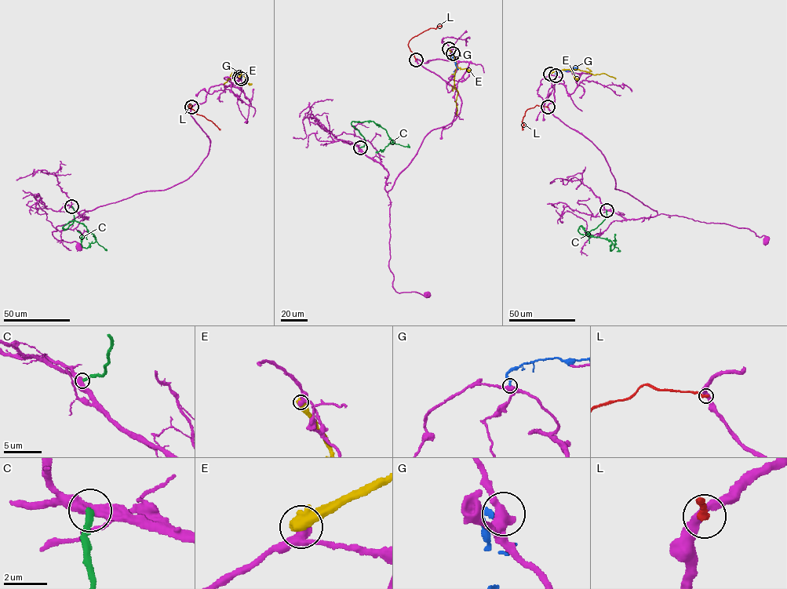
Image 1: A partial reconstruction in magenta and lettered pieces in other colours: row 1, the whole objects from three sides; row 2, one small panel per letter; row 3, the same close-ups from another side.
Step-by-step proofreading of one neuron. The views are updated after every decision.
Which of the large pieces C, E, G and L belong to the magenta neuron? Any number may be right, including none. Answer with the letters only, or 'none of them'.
none of them

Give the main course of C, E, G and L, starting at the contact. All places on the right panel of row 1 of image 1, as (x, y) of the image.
C: (606, 210), (595, 228), (585, 234), (577, 230), (582, 226), (592, 237), (609, 240), (611, 251), (615, 234)
E: (550, 74), (557, 70), (578, 69), (594, 74), (604, 73), (615, 78)
G: (555, 75), (558, 71), (577, 67)
L: (548, 107), (537, 105), (527, 109), (522, 120), (522, 129)

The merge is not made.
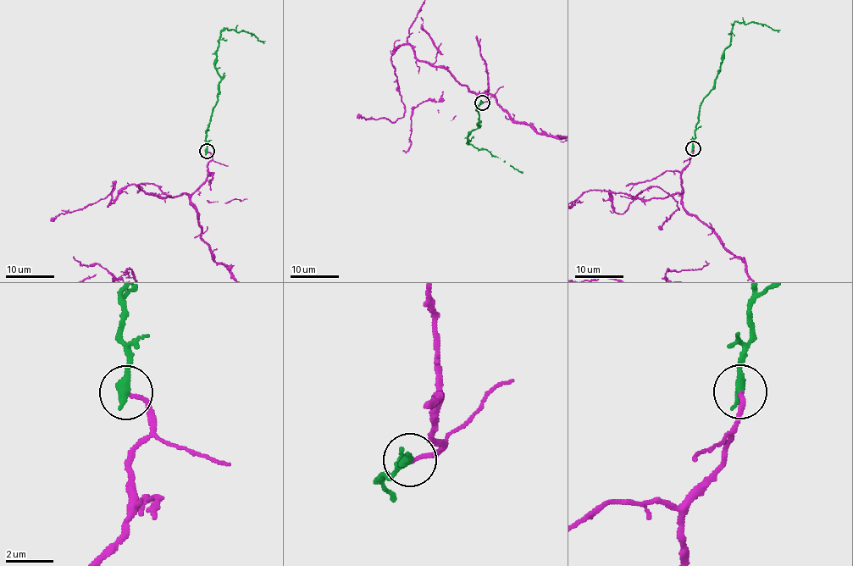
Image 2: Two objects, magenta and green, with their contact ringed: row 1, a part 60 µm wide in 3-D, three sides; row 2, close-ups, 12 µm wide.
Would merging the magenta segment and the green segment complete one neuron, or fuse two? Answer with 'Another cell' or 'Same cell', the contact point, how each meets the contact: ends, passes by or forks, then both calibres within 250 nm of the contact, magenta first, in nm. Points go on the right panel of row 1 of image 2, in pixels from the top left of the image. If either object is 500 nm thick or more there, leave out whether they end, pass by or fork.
Same cell. Place: (693, 148). At the ring magenta ends. At the ring green ends. Thickness 170 nm (magenta) against 420 nm

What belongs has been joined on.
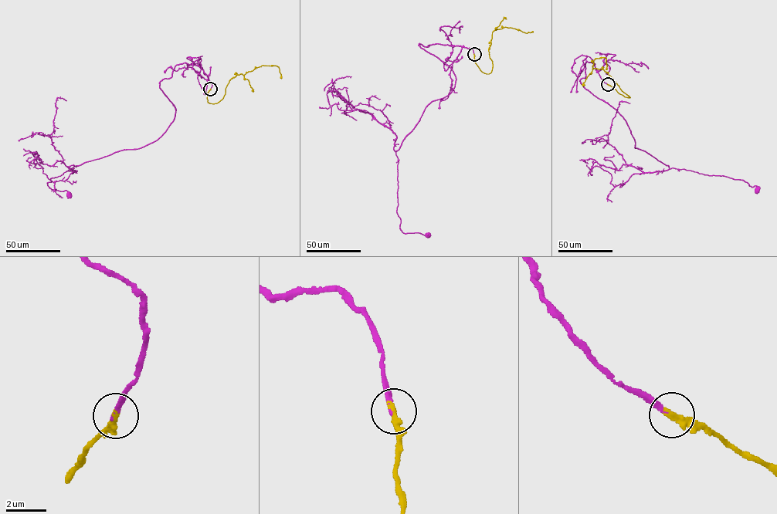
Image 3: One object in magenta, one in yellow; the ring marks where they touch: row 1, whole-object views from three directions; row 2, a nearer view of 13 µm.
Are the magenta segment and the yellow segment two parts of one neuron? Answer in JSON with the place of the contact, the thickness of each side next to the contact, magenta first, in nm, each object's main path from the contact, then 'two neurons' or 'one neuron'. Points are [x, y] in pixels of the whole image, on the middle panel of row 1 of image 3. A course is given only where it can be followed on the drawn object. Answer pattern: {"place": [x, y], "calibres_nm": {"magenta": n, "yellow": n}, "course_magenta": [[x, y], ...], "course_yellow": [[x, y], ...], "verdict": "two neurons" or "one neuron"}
{"place": [474, 54], "calibres_nm": {"magenta": 240, "yellow": 320}, "course_magenta": [[474, 54], [459, 45], [419, 45], [456, 79], [449, 94], [425, 107], [395, 152], [399, 228], [427, 234]], "course_yellow": [[474, 54], [480, 70], [489, 74], [493, 64], [488, 49], [492, 32], [504, 27], [527, 33], [532, 31]], "verdict": "one neuron"}

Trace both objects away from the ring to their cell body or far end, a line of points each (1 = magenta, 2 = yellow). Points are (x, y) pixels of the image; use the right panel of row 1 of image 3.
1: (608, 84), (585, 61), (581, 84), (623, 118), (634, 147), (670, 168), (742, 180), (756, 190)
2: (608, 84), (625, 96), (630, 97), (608, 72), (602, 69), (592, 69), (595, 58), (606, 59), (605, 69)

